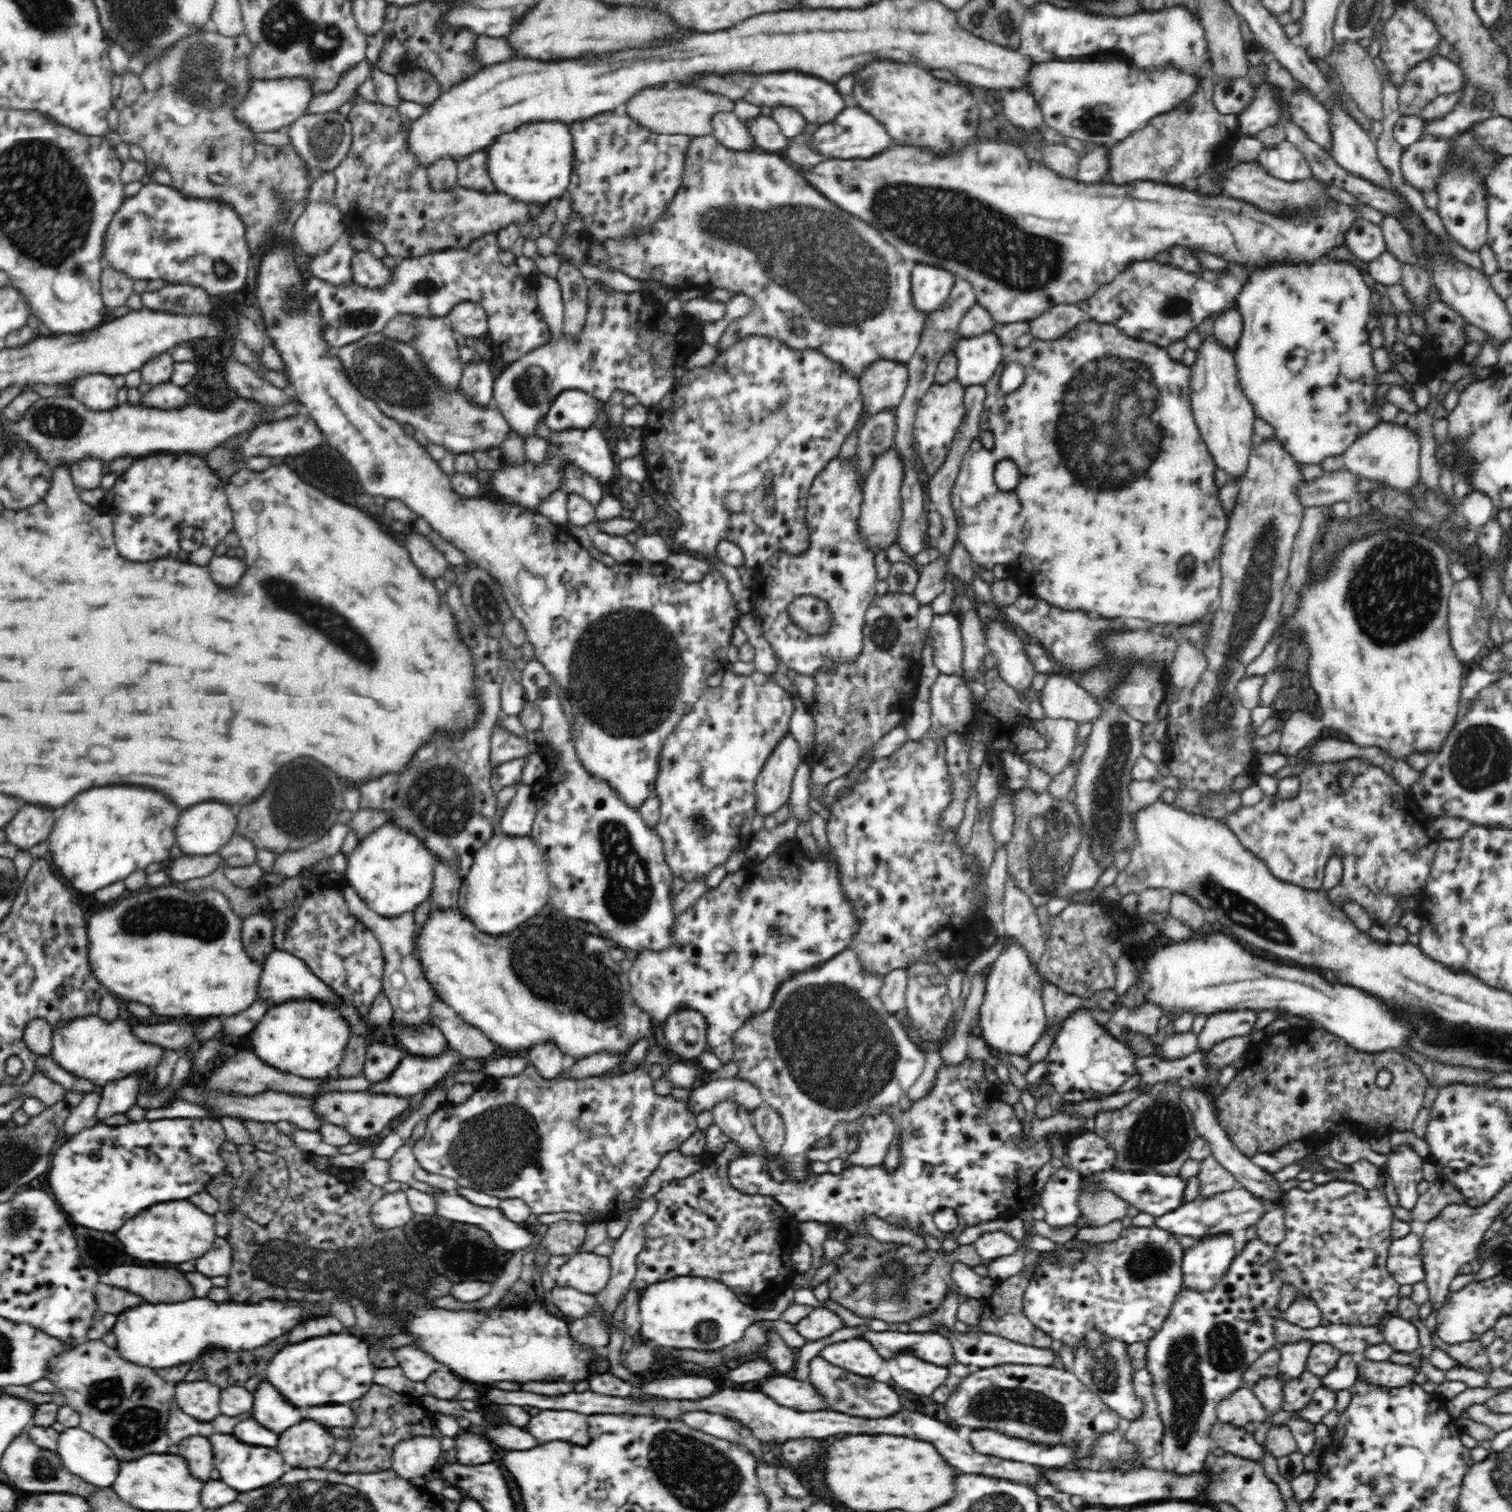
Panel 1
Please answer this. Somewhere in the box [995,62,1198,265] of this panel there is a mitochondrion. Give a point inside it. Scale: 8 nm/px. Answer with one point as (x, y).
(1096, 122)

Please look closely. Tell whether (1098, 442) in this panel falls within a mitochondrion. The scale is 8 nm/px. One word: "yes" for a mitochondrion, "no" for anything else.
yes

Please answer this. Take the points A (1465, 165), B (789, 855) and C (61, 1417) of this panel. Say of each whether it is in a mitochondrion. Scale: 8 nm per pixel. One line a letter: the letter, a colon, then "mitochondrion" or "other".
A: mitochondrion
B: other
C: other

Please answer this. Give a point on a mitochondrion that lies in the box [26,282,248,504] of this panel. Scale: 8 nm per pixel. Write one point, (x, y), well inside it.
(60, 422)

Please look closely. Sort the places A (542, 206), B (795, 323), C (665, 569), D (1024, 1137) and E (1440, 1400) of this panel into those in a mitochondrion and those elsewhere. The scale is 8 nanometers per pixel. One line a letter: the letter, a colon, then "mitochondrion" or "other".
A: other
B: mitochondrion
C: other
D: other
E: other

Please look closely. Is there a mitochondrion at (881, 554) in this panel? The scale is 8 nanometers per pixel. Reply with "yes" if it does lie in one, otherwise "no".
no

